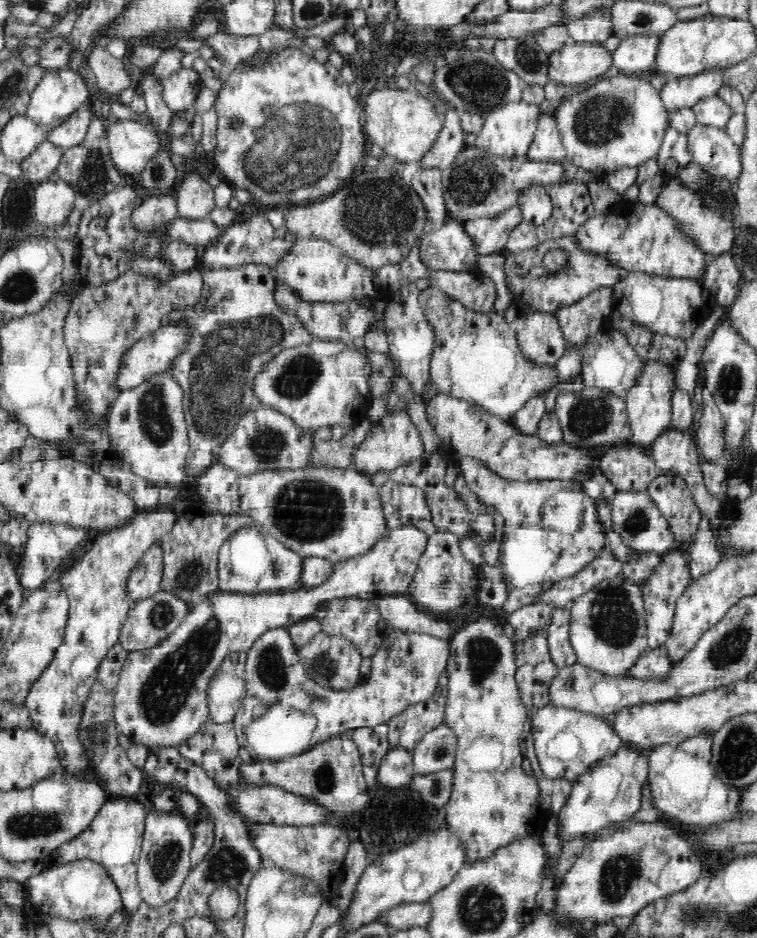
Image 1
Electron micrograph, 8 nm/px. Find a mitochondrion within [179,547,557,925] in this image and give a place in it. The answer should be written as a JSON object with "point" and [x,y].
{"point":[483,654]}

